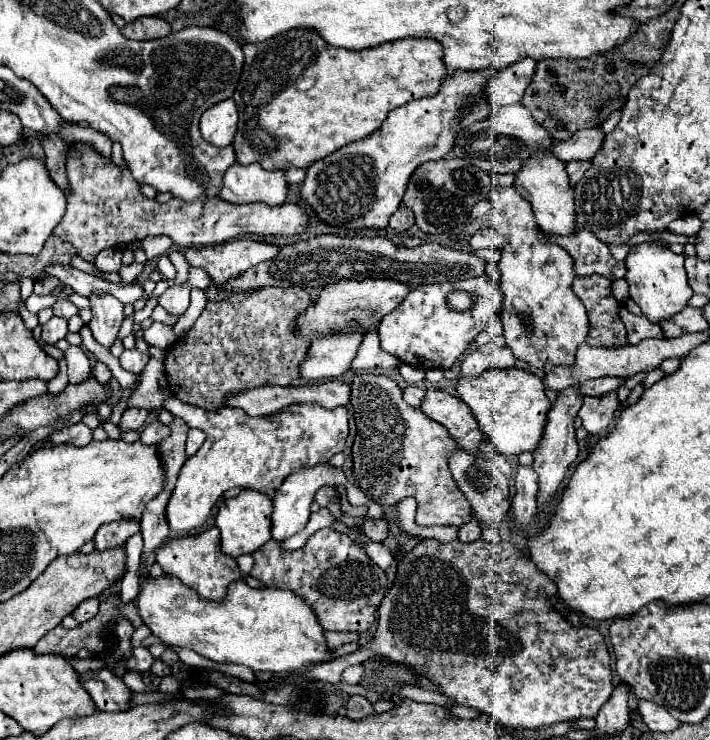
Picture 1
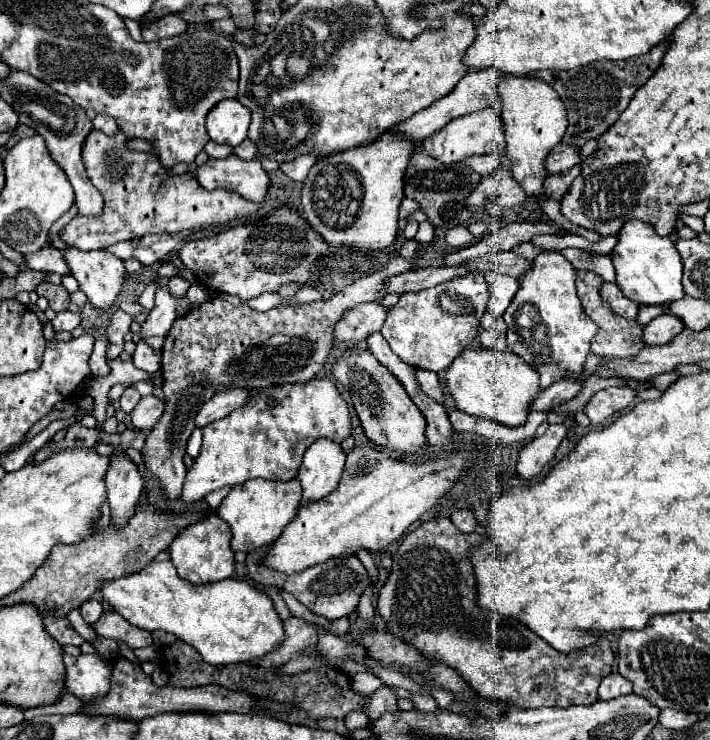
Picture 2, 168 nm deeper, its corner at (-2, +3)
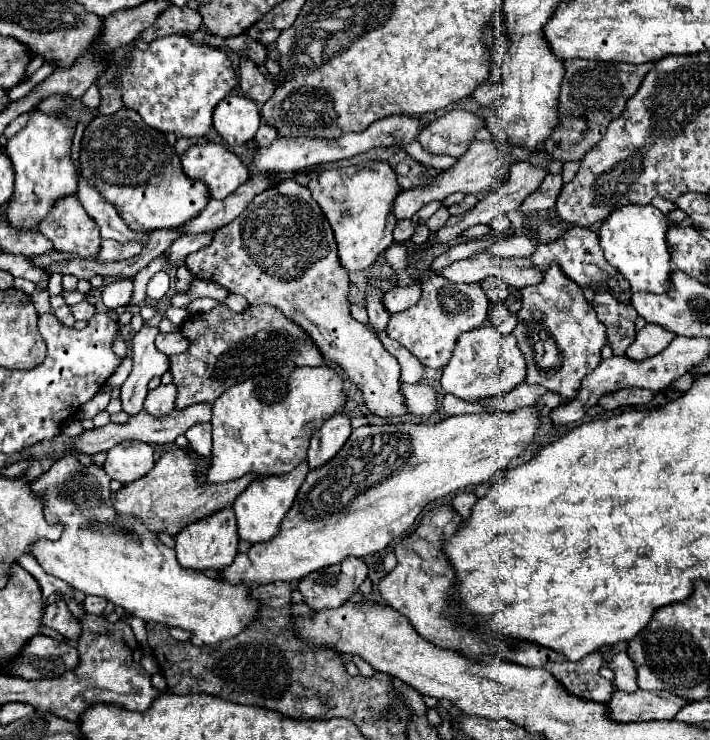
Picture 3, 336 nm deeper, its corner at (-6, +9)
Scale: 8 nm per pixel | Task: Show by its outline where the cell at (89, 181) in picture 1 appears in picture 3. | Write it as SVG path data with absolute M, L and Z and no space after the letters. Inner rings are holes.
M118 110L110 116L96 116L82 138L80 150L82 176L86 176L100 194L116 206L120 218L134 232L152 232L158 228L176 228L196 218L210 202L210 190L204 182L184 174L180 158L166 144L164 134L146 126L134 110Z

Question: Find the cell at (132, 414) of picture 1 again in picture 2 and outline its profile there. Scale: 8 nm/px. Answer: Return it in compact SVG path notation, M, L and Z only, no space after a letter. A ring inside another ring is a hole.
M148 394L148 396L142 396L142 400L138 402L138 406L132 410L132 424L140 430L144 428L152 428L160 416L164 412L164 402L154 396L154 394Z

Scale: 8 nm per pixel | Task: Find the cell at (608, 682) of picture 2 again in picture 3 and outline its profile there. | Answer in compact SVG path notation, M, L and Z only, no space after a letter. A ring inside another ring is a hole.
M626 652L616 654L612 660L608 660L608 668L614 672L614 688L622 692L636 692L636 668L634 662L626 656Z

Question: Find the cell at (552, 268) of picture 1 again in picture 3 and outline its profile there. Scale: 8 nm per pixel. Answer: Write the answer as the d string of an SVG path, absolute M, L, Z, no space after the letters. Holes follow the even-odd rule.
M558 266L544 272L542 282L520 290L522 308L514 336L528 364L528 384L540 384L560 394L564 400L576 396L582 378L600 364L600 348L606 344L606 326L598 322L594 308L582 298L582 288L570 282Z

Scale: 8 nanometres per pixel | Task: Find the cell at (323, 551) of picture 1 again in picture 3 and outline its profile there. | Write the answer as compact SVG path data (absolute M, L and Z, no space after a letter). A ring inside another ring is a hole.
M346 558L340 564L316 570L298 582L304 602L312 610L338 608L356 594L358 586L368 578L368 568L360 558Z

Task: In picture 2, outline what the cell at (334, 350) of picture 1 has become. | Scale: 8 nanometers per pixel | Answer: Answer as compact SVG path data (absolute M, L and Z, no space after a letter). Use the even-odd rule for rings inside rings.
M380 302L360 304L358 308L350 310L334 328L336 342L364 342L366 336L378 332L388 316L388 308Z

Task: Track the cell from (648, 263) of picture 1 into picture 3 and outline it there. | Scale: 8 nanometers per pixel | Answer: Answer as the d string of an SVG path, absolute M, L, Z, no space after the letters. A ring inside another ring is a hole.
M622 206L614 210L600 226L600 246L608 264L612 264L632 286L632 292L648 290L656 294L666 294L672 290L672 264L670 250L666 246L668 216L648 206Z

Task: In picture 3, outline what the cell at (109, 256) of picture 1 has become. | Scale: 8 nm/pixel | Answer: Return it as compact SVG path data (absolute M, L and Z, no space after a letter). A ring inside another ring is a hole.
M76 196L56 202L54 210L40 222L38 230L54 244L56 250L78 258L98 258L102 240L99 228L84 212Z

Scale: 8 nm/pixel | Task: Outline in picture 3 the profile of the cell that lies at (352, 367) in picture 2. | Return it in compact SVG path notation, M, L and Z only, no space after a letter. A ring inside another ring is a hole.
M284 180L254 196L248 208L234 222L216 230L210 246L204 246L202 250L190 254L186 258L186 264L196 278L216 282L228 292L244 296L248 304L276 306L296 324L300 324L312 336L314 344L322 350L324 358L338 364L344 370L346 378L360 388L364 404L374 416L394 418L408 414L406 400L400 396L400 364L392 354L386 352L374 332L366 330L364 324L350 316L346 300L348 272L342 270L332 228L318 204L312 200L306 186L298 184L296 180Z

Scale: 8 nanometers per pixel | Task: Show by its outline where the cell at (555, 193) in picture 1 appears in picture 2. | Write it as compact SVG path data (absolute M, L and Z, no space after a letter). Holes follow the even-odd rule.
M506 74L500 84L496 86L496 98L498 102L492 107L498 110L502 122L504 122L504 136L506 136L506 156L512 162L514 174L522 184L526 184L528 196L542 196L542 160L546 160L548 152L562 140L568 120L566 120L566 108L554 88L550 84L530 78L530 76L514 76Z

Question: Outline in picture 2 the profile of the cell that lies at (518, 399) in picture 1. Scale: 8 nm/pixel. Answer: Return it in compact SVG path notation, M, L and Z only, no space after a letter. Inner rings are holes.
M468 348L458 354L446 370L446 388L458 410L470 416L496 420L506 426L524 424L530 398L540 392L538 374L520 356L514 356L508 350L492 348Z

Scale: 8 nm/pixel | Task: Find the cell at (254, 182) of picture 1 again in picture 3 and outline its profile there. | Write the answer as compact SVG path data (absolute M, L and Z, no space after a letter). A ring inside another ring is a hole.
M208 142L194 144L182 156L182 168L190 178L204 182L212 198L224 200L250 178L250 168L228 148Z

